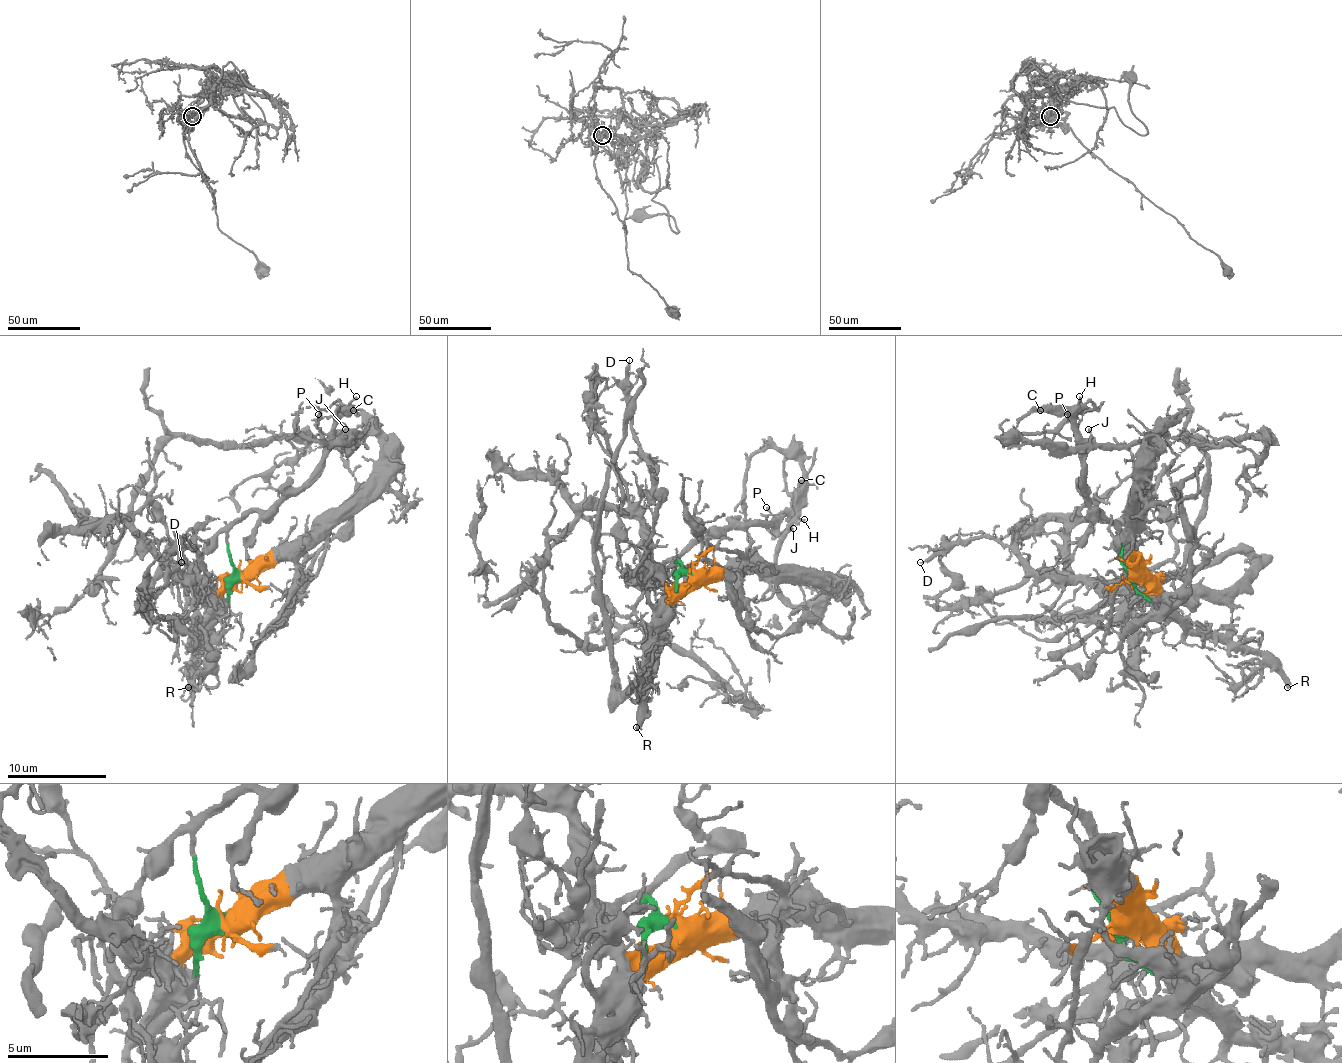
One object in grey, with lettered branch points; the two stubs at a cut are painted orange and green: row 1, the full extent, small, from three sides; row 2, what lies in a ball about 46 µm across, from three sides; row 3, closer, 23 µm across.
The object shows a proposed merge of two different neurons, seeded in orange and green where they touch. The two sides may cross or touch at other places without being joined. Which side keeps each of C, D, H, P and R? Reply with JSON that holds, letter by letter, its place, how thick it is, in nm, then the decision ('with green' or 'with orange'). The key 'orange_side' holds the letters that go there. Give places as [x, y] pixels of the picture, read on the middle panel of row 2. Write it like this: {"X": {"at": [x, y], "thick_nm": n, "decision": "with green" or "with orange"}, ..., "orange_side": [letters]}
{"C": {"at": [801, 480], "thick_nm": 440, "decision": "with green"}, "D": {"at": [629, 360], "thick_nm": 190, "decision": "with orange"}, "H": {"at": [804, 519], "thick_nm": 180, "decision": "with green"}, "P": {"at": [766, 507], "thick_nm": 180, "decision": "with green"}, "R": {"at": [636, 727], "thick_nm": 420, "decision": "with orange"}, "orange_side": ["D", "R"]}

